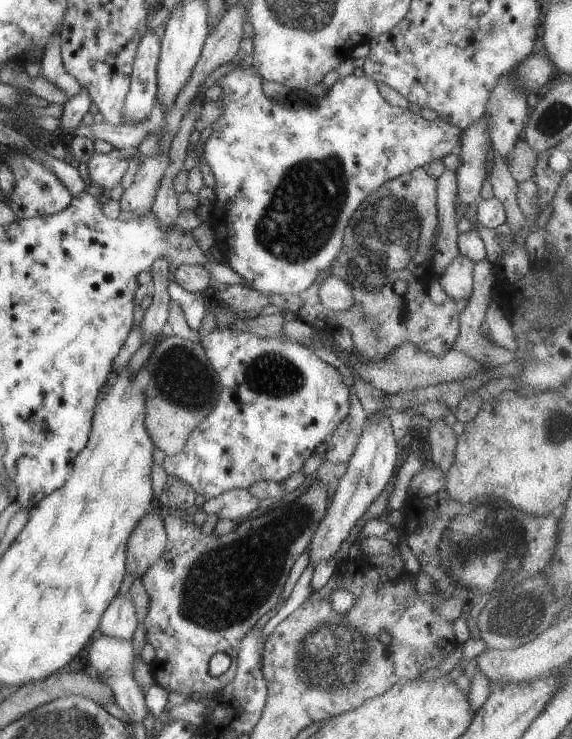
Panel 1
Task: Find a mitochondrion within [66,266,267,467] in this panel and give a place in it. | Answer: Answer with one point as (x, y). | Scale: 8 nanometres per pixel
(171, 371)

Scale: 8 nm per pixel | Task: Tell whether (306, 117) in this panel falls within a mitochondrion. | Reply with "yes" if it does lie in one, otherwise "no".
no

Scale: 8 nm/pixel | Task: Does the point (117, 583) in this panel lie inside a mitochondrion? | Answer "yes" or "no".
no

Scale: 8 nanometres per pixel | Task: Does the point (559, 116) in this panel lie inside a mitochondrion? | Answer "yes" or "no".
yes

